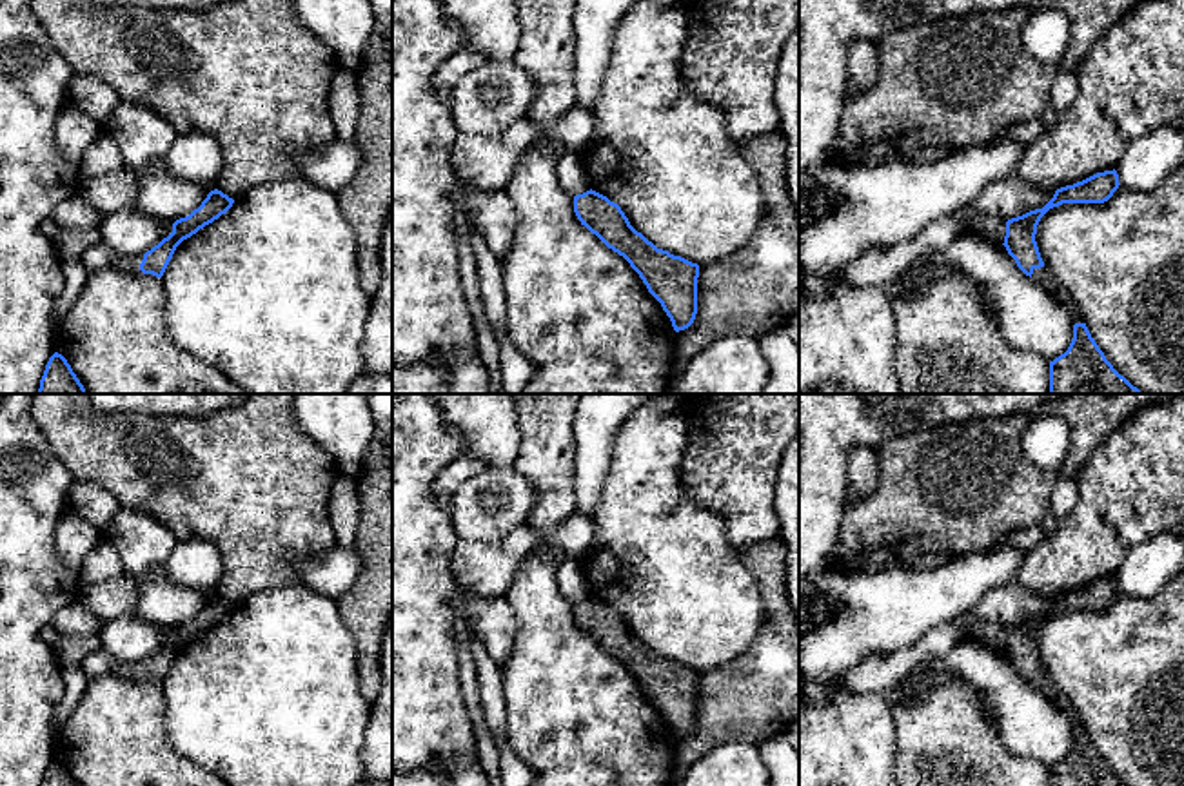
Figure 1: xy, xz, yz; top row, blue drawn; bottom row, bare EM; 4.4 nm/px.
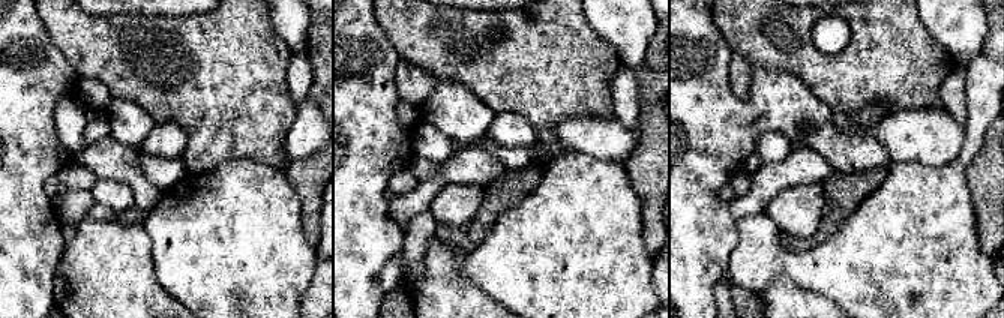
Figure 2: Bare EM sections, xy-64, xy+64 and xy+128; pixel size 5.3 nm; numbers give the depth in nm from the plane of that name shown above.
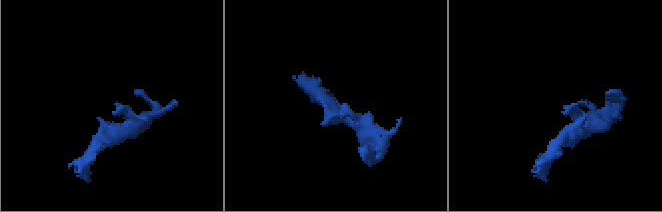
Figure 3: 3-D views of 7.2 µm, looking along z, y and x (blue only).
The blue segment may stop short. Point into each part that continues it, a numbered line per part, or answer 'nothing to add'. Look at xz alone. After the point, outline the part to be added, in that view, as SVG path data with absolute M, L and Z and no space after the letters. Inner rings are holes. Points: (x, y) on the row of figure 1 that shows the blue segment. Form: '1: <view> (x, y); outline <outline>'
nothing to add

